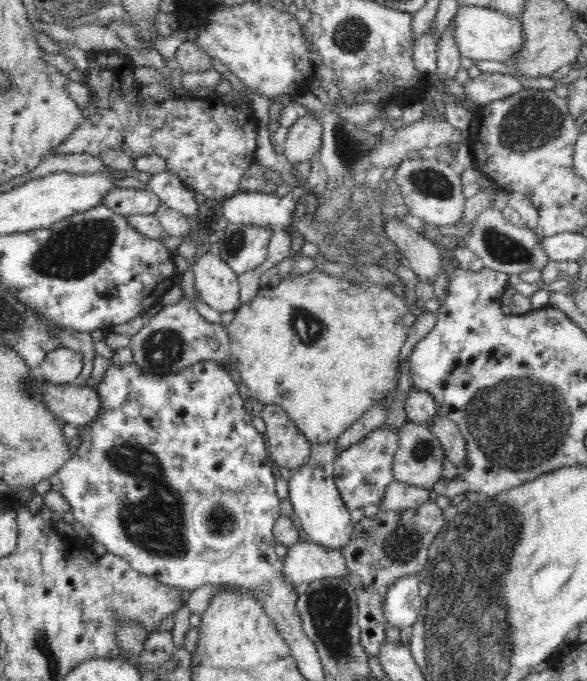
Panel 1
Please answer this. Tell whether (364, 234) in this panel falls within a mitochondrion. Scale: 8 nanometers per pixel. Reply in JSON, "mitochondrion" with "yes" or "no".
{"mitochondrion":"no"}

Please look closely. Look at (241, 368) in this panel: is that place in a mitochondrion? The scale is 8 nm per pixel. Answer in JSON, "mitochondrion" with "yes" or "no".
{"mitochondrion":"no"}

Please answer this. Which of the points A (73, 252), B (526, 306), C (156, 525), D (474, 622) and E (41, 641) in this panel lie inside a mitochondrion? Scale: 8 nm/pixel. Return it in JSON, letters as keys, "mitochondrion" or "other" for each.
{"A":"mitochondrion","B":"other","C":"mitochondrion","D":"mitochondrion","E":"mitochondrion"}

